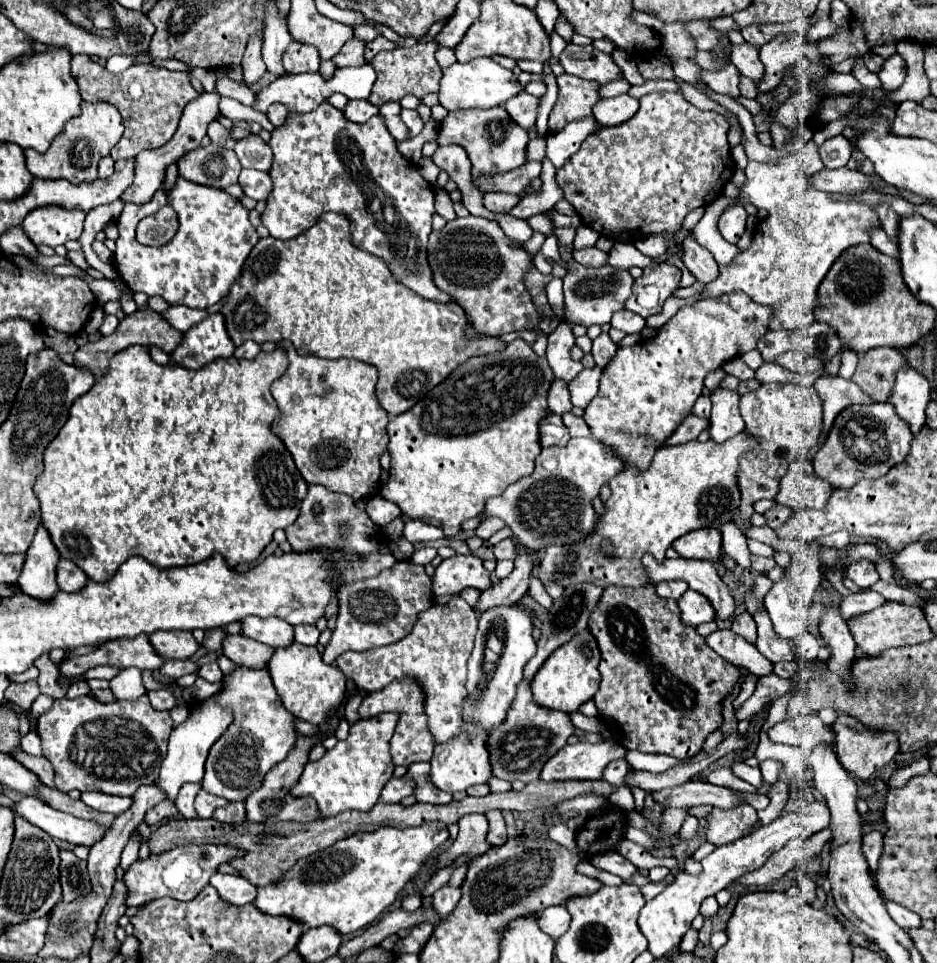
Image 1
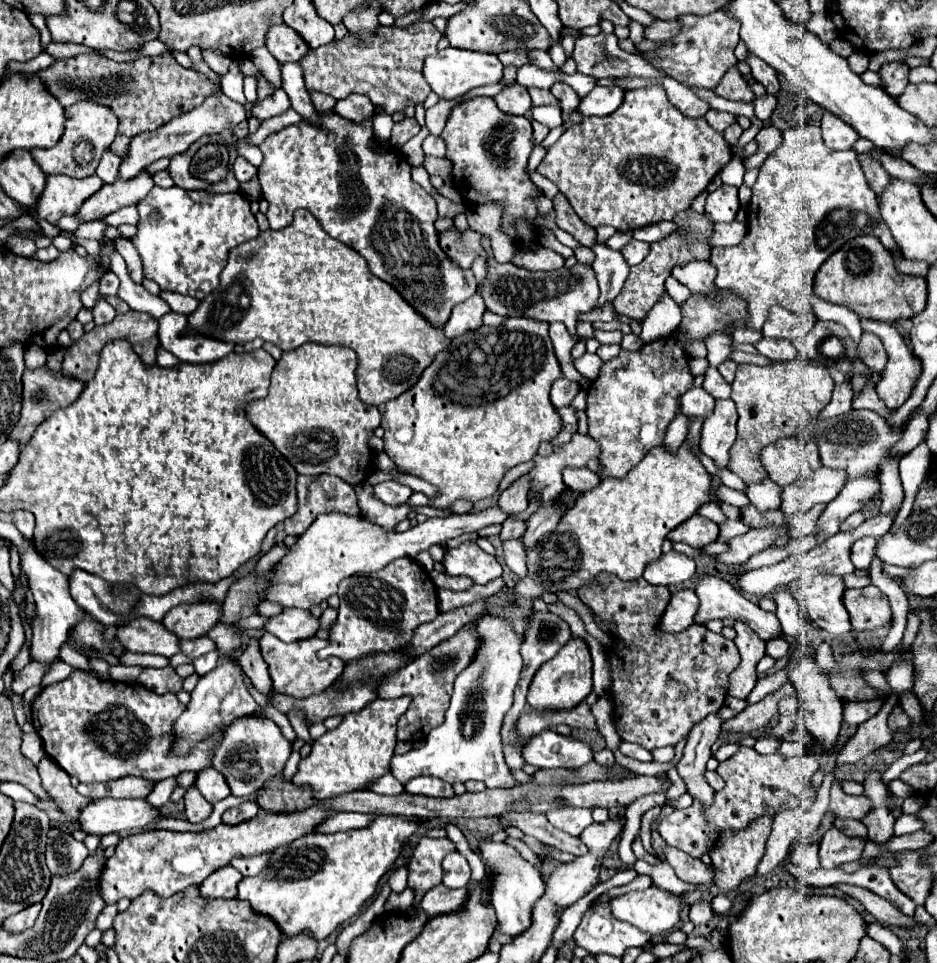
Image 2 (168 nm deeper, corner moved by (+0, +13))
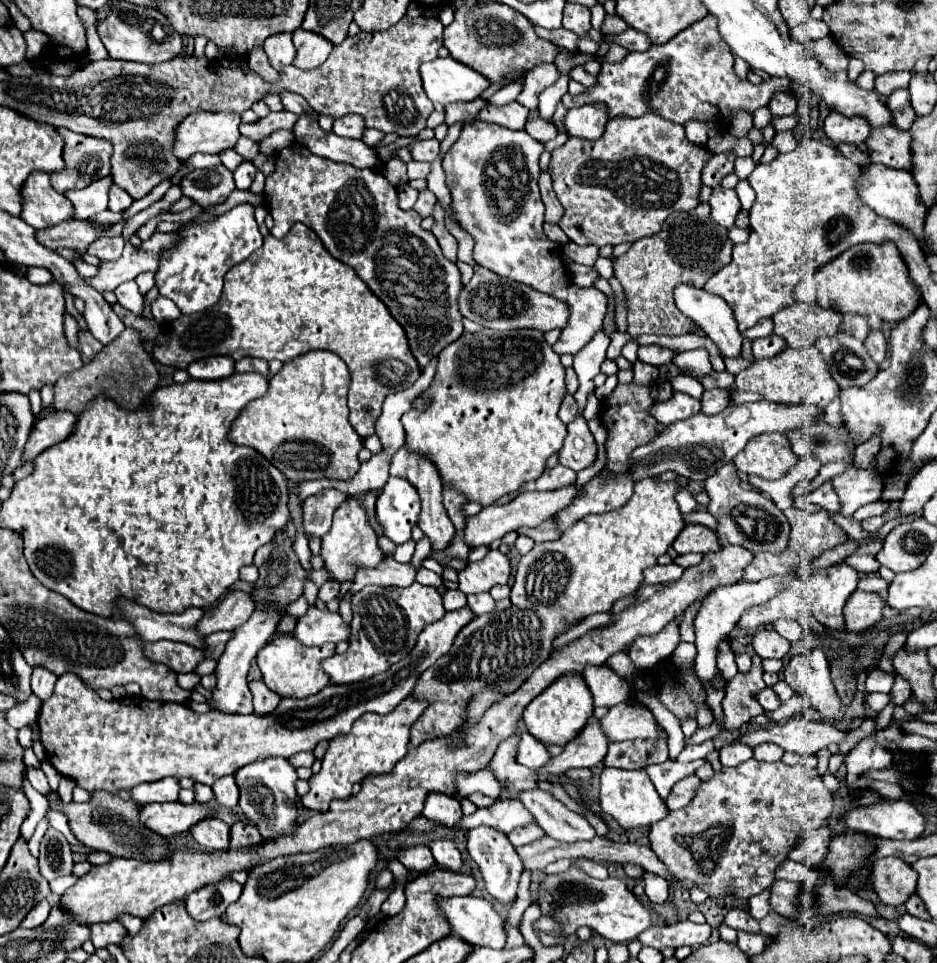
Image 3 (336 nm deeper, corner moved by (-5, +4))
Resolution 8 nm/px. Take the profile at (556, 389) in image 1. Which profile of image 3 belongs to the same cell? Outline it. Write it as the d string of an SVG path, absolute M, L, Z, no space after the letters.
M567 395L567 397L563 399L563 403L561 403L559 419L561 419L563 423L569 423L569 421L575 419L575 415L577 415L577 403L575 403L575 397L573 397L573 395Z

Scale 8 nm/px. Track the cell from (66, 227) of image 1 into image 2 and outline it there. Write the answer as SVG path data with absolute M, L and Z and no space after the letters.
M48 176L46 190L36 204L36 214L50 224L62 216L72 216L80 208L82 200L98 192L104 182L98 176L88 178L68 178L68 176Z

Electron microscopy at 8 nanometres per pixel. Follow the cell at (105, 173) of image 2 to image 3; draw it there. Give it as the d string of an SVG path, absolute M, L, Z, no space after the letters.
M113 183L109 189L109 209L125 211L131 203L133 203L133 197L129 197L129 193L125 193L117 183Z

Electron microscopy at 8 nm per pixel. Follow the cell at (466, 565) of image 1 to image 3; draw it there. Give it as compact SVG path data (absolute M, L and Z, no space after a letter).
M489 551L481 561L467 563L467 567L459 571L459 589L463 593L483 593L483 591L489 591L497 583L507 583L509 573L511 573L511 567L509 567L507 557L501 551Z

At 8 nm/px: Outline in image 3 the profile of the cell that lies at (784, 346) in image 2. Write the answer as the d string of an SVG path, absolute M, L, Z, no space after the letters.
M769 335L769 337L757 339L753 343L753 355L755 355L755 359L765 359L765 357L771 359L771 357L779 355L785 349L787 349L785 341L781 341L781 337L777 337L777 335Z

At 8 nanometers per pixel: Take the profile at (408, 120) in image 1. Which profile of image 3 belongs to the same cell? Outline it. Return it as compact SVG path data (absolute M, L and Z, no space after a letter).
M393 151L393 155L391 155L389 163L385 165L383 173L385 173L385 177L387 177L393 185L401 185L401 183L407 183L407 181L409 181L409 179L407 179L407 163L399 159L397 151Z

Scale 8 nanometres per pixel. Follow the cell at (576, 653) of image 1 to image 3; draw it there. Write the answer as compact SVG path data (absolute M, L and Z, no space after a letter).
M581 673L561 675L539 697L535 697L529 703L529 707L525 707L523 711L527 731L539 741L555 743L555 745L569 743L585 727L591 715L593 715L593 695L589 693L589 687L585 685L585 679L581 677Z

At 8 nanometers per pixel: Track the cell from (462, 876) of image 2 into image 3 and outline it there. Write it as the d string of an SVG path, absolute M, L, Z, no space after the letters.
M447 839L433 841L429 847L431 847L431 853L433 853L433 857L439 865L443 865L443 867L455 871L455 873L461 871L463 857L461 857L461 853L459 853L459 849L455 847L453 841L447 841Z

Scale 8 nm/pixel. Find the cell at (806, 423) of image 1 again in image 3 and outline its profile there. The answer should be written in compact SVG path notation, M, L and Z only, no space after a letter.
M815 345L805 349L785 349L783 353L771 359L757 359L749 369L743 369L735 377L735 389L759 393L765 401L771 401L771 403L817 405L817 409L825 409L839 395L839 385L831 377Z

